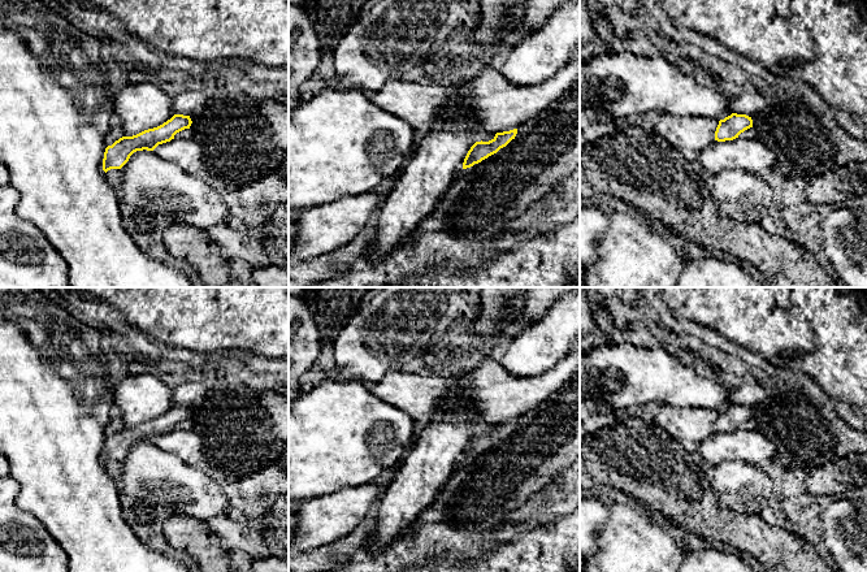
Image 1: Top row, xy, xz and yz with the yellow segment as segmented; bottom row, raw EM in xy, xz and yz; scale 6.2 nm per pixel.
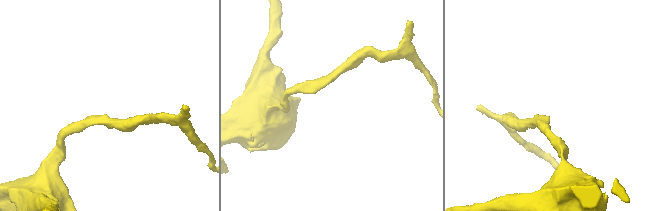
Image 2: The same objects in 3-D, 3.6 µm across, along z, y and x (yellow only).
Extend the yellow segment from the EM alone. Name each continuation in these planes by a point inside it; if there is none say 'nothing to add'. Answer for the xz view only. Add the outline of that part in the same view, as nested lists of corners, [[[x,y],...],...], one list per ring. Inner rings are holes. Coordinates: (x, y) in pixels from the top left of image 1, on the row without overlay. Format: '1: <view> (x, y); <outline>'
nothing to add

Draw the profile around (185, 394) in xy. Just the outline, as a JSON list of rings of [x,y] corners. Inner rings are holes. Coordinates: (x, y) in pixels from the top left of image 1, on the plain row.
[[[179,378],[173,382],[172,394],[174,406],[188,407],[207,393],[203,378]]]

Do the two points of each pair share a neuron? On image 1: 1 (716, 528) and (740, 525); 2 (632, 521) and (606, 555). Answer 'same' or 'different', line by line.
1: same
2: same

